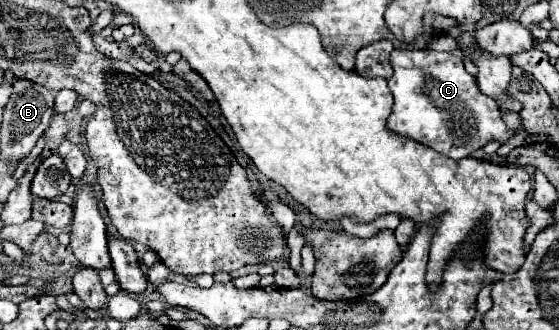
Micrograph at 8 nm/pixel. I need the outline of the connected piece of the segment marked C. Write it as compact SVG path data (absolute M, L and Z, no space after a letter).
M394 49L390 61L394 69L394 75L388 79L388 87L394 95L392 115L388 117L390 131L406 135L450 159L470 157L490 141L506 145L520 133L502 121L496 101L480 93L476 79L464 69L462 59L450 51Z

